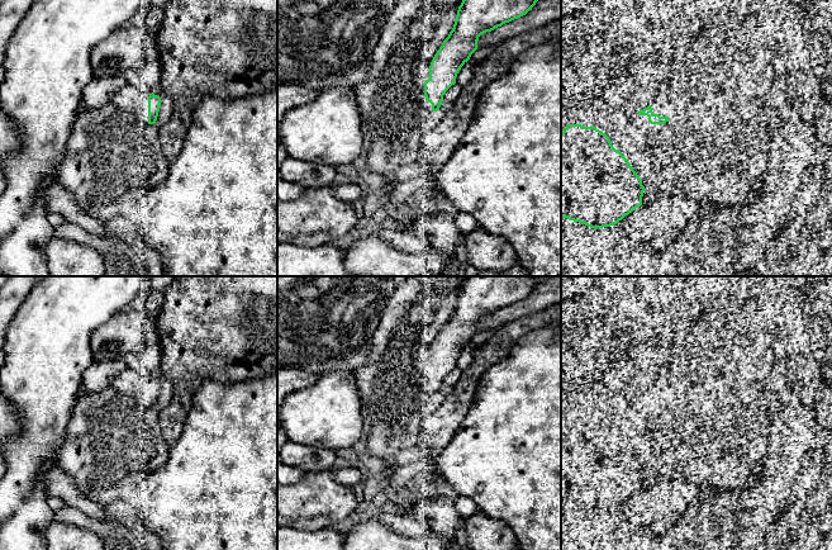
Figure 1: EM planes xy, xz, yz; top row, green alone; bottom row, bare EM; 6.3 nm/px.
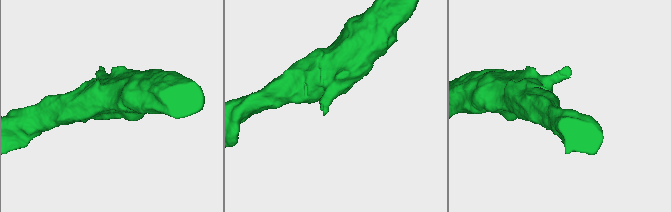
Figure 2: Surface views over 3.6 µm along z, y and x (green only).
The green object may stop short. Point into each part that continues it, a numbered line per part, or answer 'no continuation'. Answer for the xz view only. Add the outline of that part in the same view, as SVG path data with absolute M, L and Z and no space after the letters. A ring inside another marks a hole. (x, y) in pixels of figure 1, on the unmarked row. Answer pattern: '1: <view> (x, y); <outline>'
1: xz (423, 354); M432 343L418 351L419 368L420 368L423 374L424 374L424 366L429 362L429 350L431 350Z

